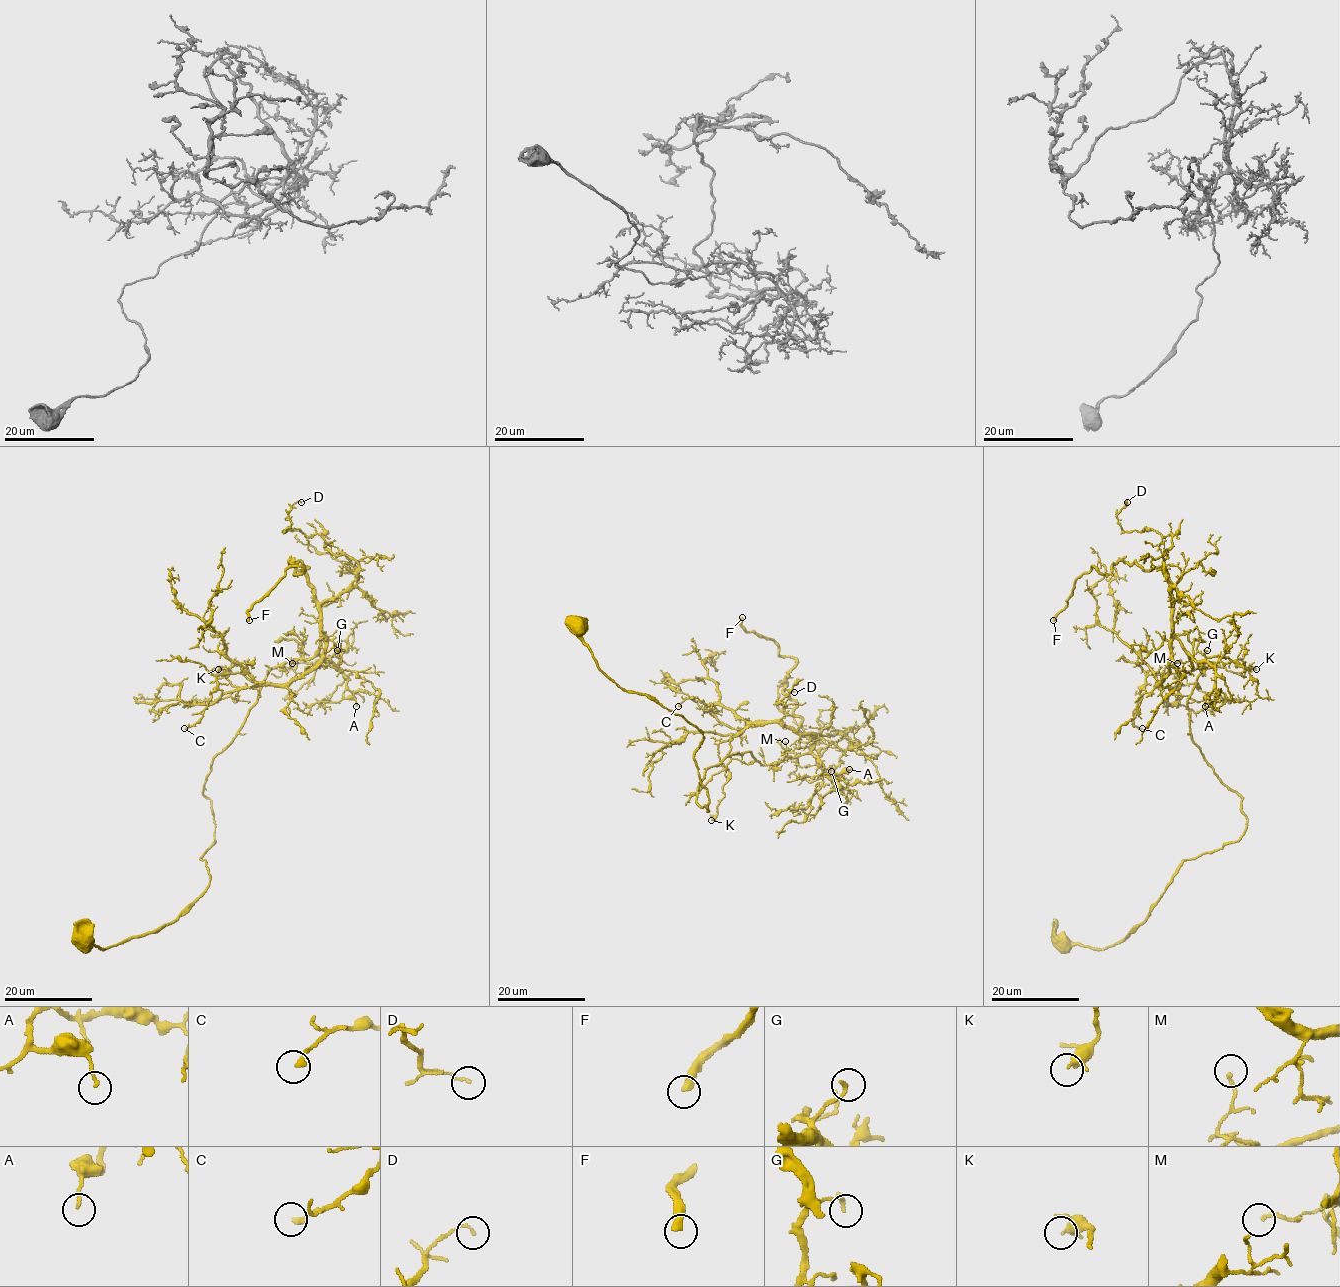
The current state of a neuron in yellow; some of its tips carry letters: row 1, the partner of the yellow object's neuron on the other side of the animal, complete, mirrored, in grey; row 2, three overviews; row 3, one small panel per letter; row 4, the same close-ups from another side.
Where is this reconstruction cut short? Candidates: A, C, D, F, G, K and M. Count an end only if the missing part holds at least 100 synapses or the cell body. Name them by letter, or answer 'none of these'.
F

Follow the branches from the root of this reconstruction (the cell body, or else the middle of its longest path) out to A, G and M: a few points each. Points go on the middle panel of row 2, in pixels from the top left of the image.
A: (577, 624), (620, 687), (702, 733), (708, 811), (697, 788), (729, 755), (849, 769)
G: (577, 624), (620, 687), (702, 733), (708, 811), (697, 788), (729, 755), (811, 754), (831, 771)
M: (577, 624), (620, 687), (702, 733), (708, 811), (707, 769), (746, 751), (776, 764), (785, 741)

